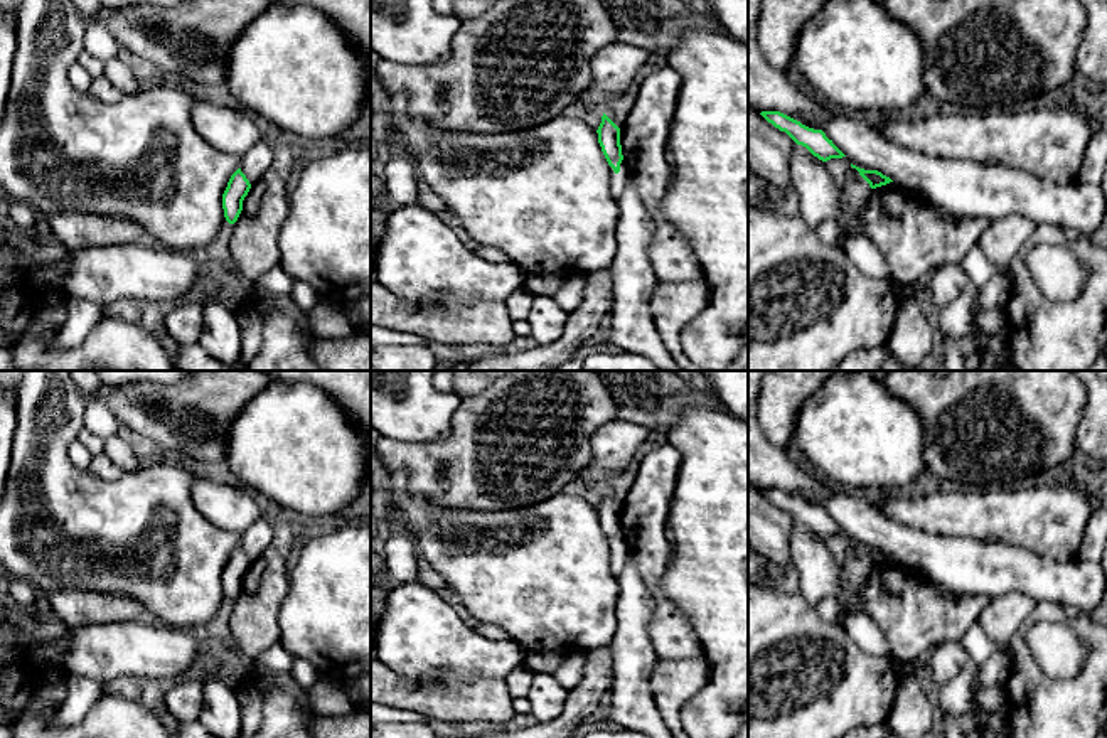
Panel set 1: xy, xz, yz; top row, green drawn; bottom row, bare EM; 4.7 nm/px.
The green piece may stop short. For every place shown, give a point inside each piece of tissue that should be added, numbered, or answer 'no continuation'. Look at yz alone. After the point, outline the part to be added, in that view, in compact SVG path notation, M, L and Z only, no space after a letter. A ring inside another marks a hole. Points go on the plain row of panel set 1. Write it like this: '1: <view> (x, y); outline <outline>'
no continuation

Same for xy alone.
no continuation

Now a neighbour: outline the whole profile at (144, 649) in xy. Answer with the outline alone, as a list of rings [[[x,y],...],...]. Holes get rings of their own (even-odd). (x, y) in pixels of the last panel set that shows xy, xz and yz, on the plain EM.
[[[147,617],[136,622],[57,628],[62,630],[61,637],[34,642],[32,659],[104,684],[120,676],[177,681],[204,654],[194,632]]]

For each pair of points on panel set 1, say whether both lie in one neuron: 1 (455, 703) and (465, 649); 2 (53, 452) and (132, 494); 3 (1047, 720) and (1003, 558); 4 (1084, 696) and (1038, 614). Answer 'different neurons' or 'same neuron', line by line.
1: different neurons
2: same neuron
3: different neurons
4: same neuron

